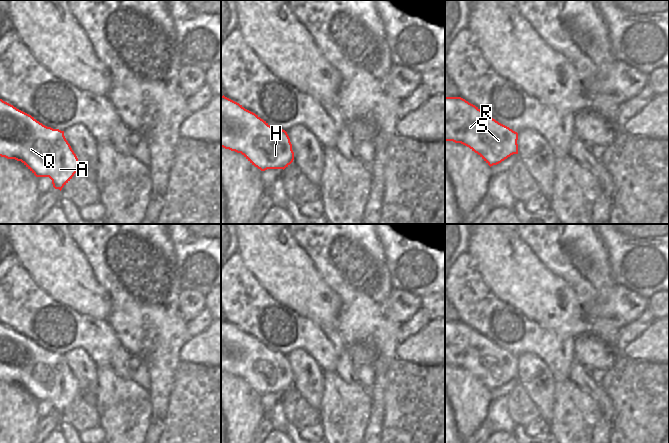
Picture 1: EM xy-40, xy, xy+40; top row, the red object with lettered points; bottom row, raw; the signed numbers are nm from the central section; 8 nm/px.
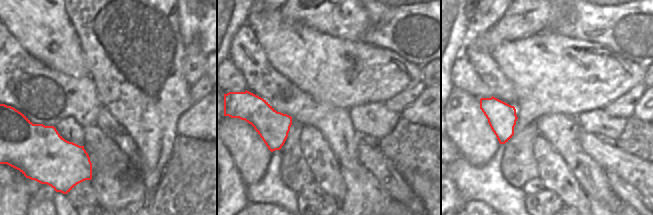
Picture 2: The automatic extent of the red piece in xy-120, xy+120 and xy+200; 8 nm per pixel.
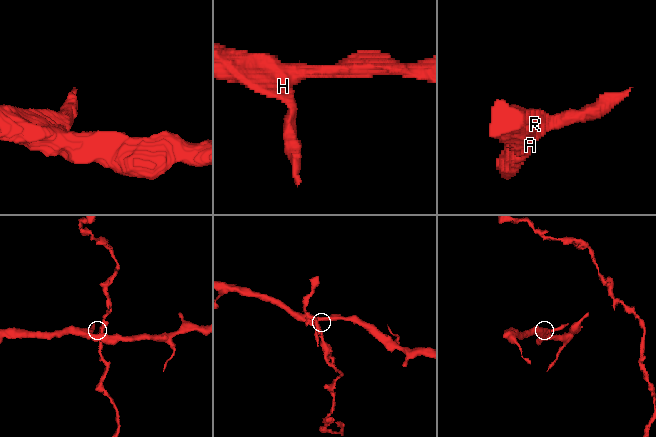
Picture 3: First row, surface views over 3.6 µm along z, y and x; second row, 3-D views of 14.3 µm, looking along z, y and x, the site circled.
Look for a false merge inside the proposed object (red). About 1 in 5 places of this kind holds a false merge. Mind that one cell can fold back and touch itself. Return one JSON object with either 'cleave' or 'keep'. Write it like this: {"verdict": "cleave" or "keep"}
{"verdict": "keep"}

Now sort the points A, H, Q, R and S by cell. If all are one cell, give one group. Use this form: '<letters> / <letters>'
A H Q R S

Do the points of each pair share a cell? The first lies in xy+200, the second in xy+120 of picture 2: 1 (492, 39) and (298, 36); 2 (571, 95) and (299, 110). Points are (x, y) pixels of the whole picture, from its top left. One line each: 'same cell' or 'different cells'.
1: different cells
2: different cells

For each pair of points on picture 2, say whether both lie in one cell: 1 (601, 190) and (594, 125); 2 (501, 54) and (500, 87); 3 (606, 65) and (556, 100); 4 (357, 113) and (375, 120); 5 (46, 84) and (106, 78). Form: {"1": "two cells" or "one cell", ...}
{"1": "two cells", "2": "two cells", "3": "one cell", "4": "one cell", "5": "two cells"}

